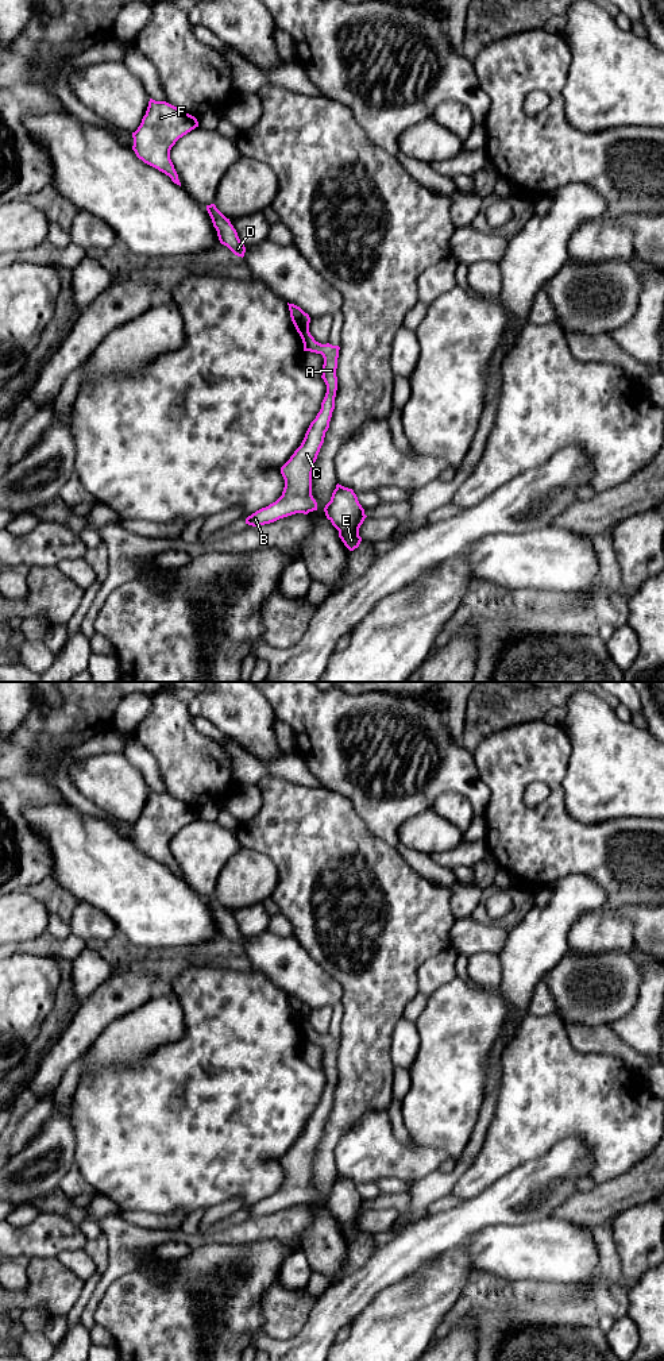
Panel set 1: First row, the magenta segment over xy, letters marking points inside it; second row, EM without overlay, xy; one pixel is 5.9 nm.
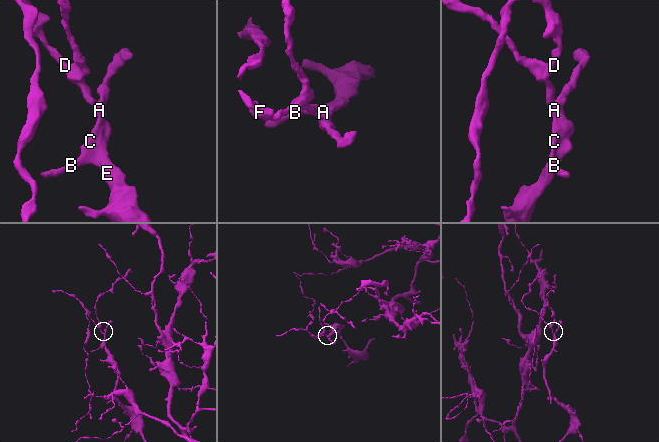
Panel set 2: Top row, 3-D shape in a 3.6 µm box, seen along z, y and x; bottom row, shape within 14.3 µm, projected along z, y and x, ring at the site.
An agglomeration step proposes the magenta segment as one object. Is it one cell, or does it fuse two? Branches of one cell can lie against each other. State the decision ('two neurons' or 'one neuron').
one neuron

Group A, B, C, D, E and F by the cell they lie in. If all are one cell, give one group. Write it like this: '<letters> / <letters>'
A B C D E F

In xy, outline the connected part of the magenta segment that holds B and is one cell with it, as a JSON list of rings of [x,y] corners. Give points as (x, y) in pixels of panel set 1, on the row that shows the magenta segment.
[[[287,302],[287,305],[292,321],[302,339],[304,351],[321,354],[324,358],[321,378],[327,385],[327,393],[321,402],[321,409],[310,423],[301,446],[281,467],[281,474],[285,479],[282,496],[275,502],[246,518],[246,524],[252,527],[270,524],[296,513],[308,514],[309,512],[317,510],[317,502],[312,496],[313,464],[324,443],[325,432],[329,428],[335,409],[337,390],[336,369],[340,347],[316,342],[309,332],[309,315],[294,304]]]

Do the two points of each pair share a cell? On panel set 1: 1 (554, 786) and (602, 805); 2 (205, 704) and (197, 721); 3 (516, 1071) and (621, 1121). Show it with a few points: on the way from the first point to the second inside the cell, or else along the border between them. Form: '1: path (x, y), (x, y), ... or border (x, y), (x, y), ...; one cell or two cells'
1: border (570, 759), (563, 781), (563, 804), (576, 820); two cells
2: border (190, 713), (205, 717), (226, 733); two cells
3: path (541, 1078), (556, 1092), (595, 1097); one cell

